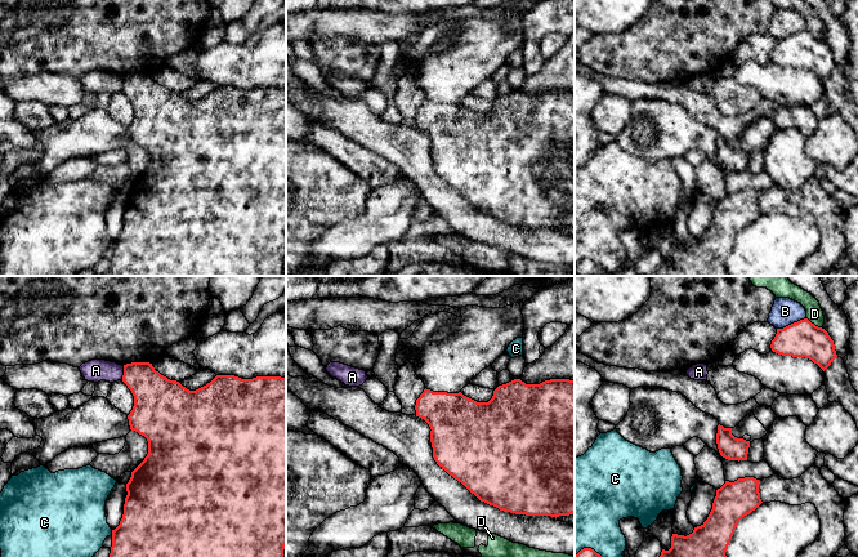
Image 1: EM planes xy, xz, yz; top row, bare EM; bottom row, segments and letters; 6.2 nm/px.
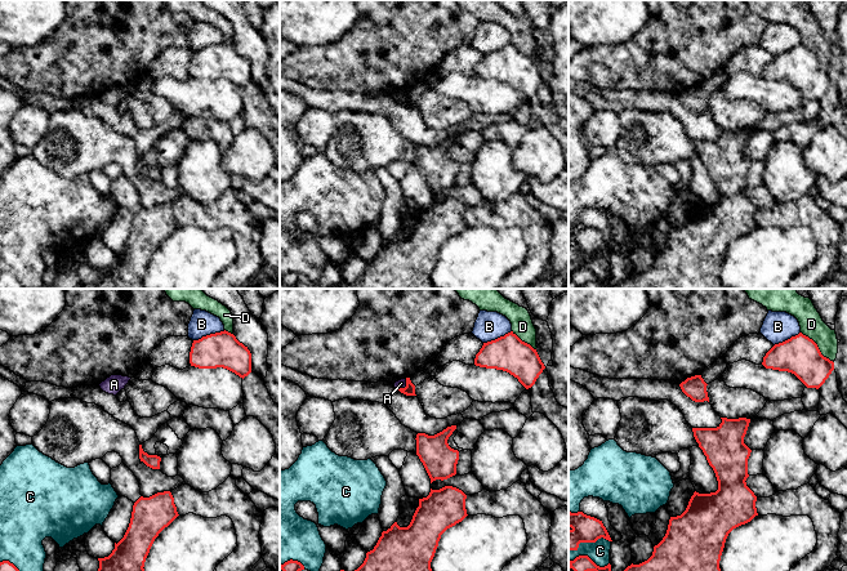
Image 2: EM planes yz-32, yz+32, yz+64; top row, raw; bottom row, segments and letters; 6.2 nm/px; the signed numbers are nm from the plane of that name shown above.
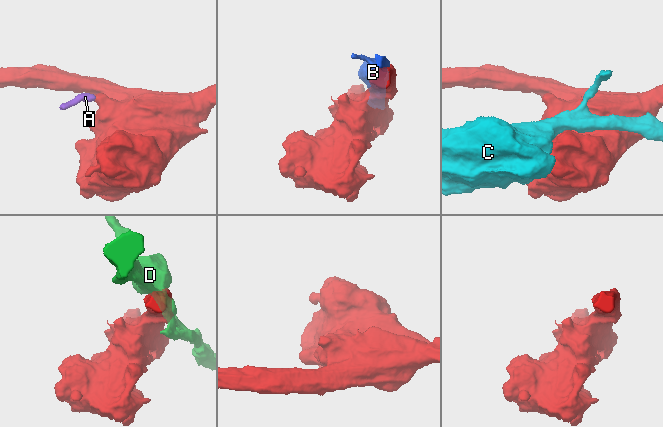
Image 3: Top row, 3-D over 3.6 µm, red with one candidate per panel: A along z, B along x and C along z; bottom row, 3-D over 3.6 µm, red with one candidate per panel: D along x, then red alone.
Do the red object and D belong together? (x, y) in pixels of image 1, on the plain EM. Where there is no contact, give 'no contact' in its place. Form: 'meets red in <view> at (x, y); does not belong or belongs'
meets red in yz at (813, 35); does not belong

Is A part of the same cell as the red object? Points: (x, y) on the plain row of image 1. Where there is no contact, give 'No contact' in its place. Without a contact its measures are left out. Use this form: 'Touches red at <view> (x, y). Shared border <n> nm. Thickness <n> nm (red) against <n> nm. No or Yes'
Touches red at xy (124, 84). Shared border 90 nm. Thickness 280 nm (red) against 140 nm. No

